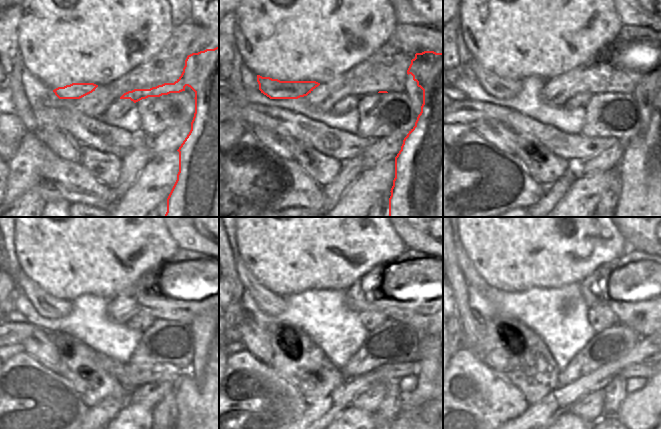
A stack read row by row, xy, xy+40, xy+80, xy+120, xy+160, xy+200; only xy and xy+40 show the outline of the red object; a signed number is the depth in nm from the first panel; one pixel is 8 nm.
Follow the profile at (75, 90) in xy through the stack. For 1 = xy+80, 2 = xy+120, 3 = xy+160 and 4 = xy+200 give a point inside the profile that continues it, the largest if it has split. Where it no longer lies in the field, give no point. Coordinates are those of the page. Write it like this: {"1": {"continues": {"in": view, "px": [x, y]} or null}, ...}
{"1": {"continues": {"in": "xy+80", "px": [500, 87]}}, "2": {"continues": {"in": "xy+120", "px": [48, 306]}}, "3": {"continues": {"in": "xy+160", "px": [269, 302]}}, "4": {"continues": {"in": "xy+200", "px": [482, 290]}}}

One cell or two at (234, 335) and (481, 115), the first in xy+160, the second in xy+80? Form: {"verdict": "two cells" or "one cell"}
{"verdict": "one cell"}

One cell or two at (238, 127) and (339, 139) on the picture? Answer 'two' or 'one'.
two

